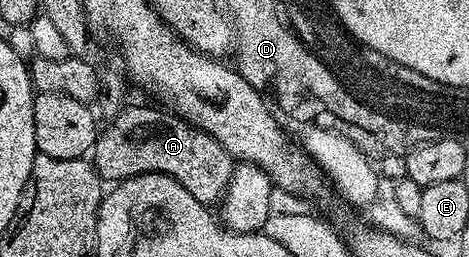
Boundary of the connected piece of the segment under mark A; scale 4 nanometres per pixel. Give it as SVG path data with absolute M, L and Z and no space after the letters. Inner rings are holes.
M127 107L120 108L110 118L111 126L104 128L95 141L93 164L104 182L127 181L142 173L164 173L177 179L202 205L211 207L223 200L237 165L217 139L162 108Z

